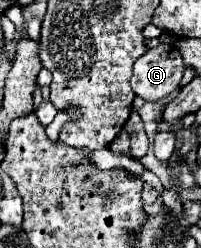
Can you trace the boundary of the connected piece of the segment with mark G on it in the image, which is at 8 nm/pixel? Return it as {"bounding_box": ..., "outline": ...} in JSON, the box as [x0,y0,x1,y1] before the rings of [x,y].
{"bounding_box":[132,45,184,101],"outline":[[[158,45],[134,63],[132,89],[144,101],[160,101],[170,97],[184,75],[180,53],[174,45]]]}

